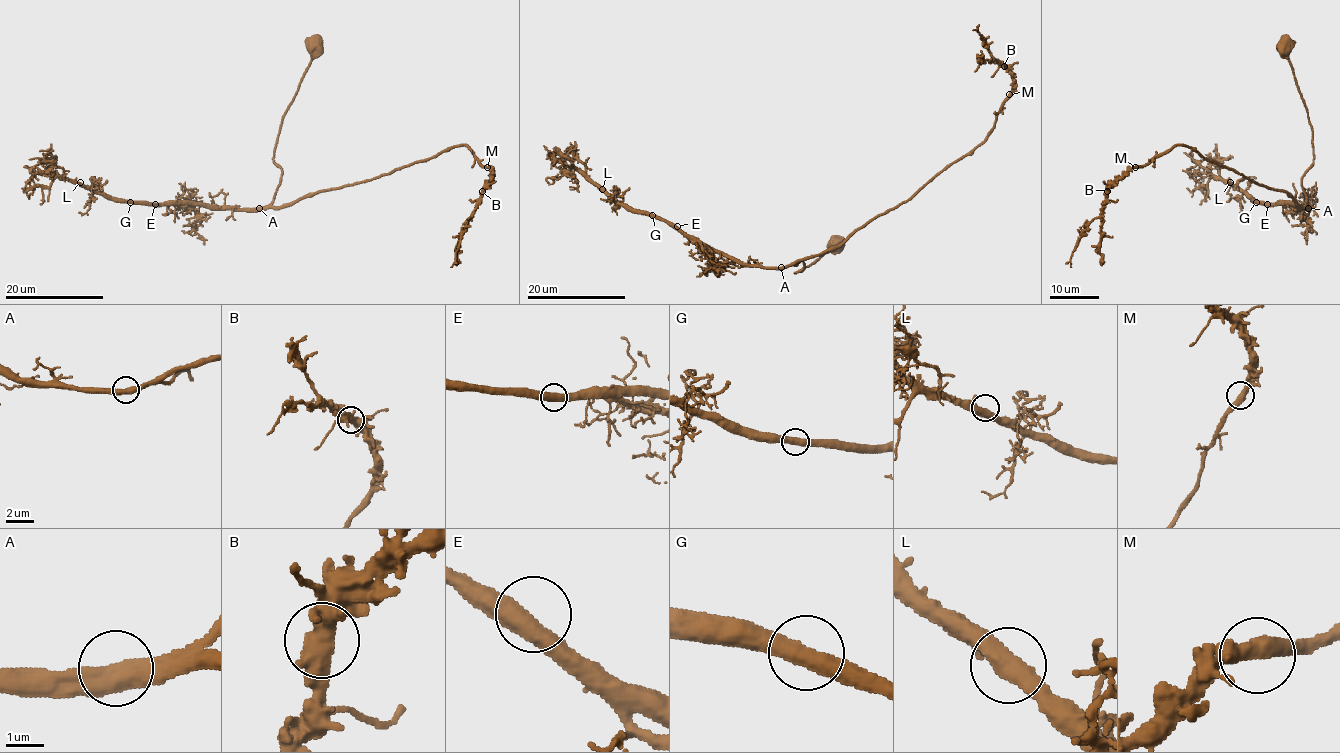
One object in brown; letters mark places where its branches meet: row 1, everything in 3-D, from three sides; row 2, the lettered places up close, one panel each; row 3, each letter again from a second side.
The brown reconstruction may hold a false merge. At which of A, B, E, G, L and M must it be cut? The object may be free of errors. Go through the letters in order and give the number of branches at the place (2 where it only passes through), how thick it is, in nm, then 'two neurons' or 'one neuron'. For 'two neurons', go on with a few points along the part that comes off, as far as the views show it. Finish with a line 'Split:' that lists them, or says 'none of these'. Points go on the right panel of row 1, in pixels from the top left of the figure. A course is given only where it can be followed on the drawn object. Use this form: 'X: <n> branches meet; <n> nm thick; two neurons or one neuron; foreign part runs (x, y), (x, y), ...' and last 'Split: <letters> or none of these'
A: 2 branches meet; 480 nm thick; one neuron
B: 2 branches meet; 440 nm thick; one neuron
E: 2 branches meet; 480 nm thick; one neuron
G: 2 branches meet; 460 nm thick; one neuron
L: 2 branches meet; 480 nm thick; one neuron
M: 2 branches meet; 440 nm thick; one neuron
Split: none of these

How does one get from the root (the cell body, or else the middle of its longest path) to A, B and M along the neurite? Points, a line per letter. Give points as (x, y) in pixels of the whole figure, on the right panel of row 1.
A: (1284, 46), (1282, 52), (1293, 70), (1312, 131), (1314, 164), (1301, 180), (1309, 208)
B: (1284, 46), (1312, 131), (1303, 207), (1287, 192), (1183, 145), (1132, 167), (1107, 191)
M: (1284, 46), (1312, 131), (1303, 207), (1287, 192), (1183, 145), (1135, 167)

